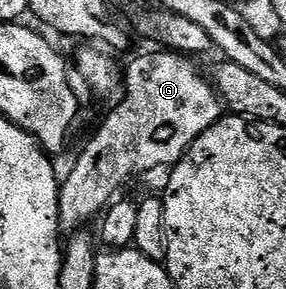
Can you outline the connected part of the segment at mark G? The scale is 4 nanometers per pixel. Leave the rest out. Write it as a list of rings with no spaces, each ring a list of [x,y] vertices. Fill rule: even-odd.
[[[174,51],[159,52],[163,53],[139,57],[125,69],[125,92],[118,98],[119,106],[80,151],[67,178],[62,178],[59,228],[64,234],[80,232],[95,216],[98,218],[120,196],[119,188],[138,173],[176,165],[187,148],[224,116],[225,106],[214,84],[199,74],[190,56]]]

